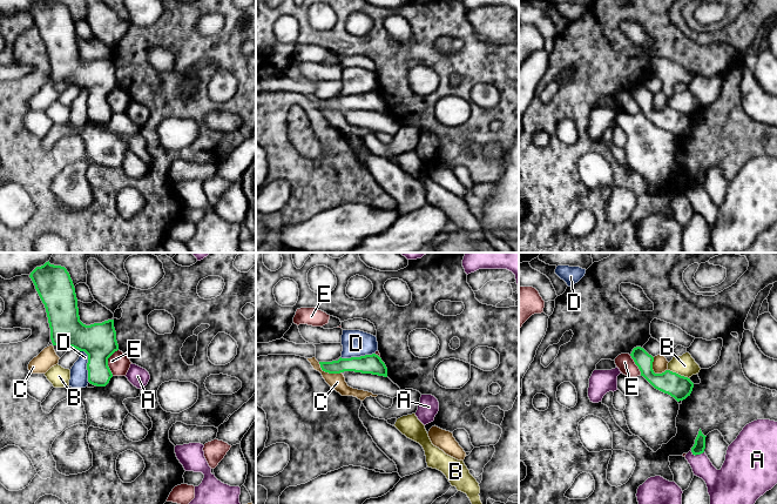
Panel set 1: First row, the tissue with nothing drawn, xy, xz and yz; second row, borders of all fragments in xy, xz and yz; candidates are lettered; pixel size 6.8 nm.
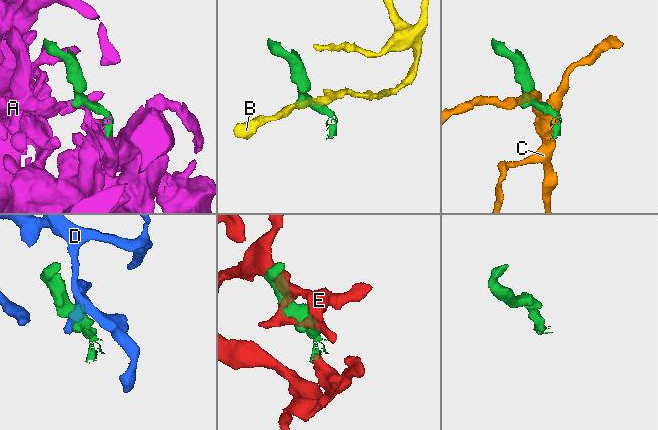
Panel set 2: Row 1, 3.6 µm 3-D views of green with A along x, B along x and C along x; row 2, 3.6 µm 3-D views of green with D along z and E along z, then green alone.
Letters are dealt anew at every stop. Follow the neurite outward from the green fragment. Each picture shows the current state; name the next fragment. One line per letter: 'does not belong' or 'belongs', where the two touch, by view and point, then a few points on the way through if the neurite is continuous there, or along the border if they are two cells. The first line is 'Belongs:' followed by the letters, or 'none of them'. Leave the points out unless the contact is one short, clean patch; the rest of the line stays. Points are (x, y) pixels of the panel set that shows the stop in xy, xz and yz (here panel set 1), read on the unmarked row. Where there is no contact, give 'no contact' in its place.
Belongs: E
A: does not belong | yz (697, 190)
B: does not belong | yz (677, 111) | along yz (668, 106), (688, 115)
C: does not belong | yz (653, 108)
D: does not belong | xy (87, 102) | along xy (80, 87), (87, 92), (87, 116), (89, 119)
E: belongs | xy (107, 99)

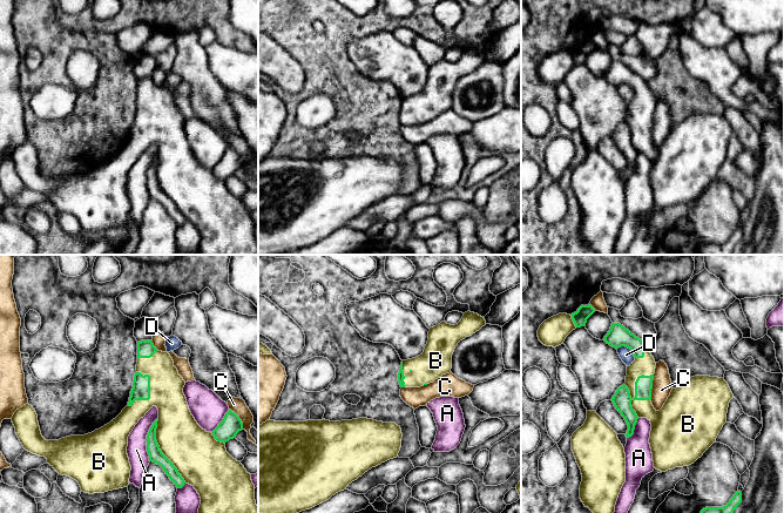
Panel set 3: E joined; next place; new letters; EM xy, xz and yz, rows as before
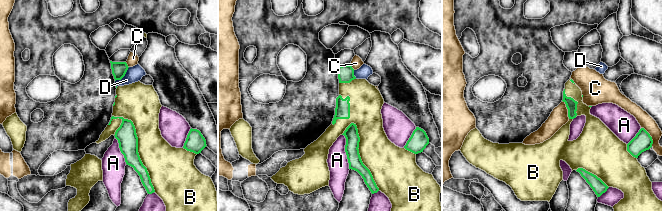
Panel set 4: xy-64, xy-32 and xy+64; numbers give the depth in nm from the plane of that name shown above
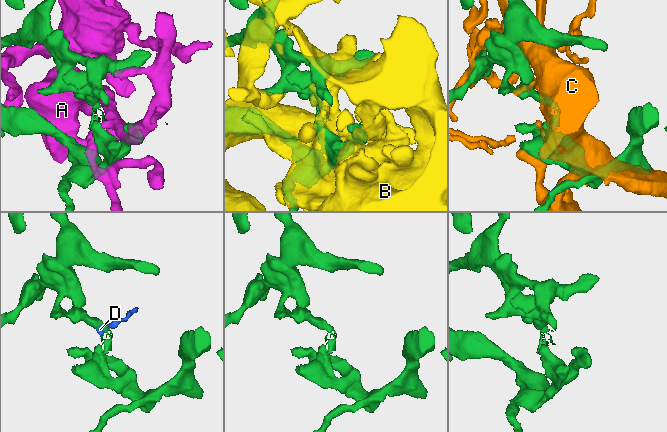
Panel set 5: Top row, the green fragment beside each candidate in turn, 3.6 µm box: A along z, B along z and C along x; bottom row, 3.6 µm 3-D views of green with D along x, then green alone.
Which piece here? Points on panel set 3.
Belongs: none of them
A: does not belong | xy (146, 176)
B: does not belong | yz (635, 127)
C: does not belong | yz (651, 125)
D: does not belong | yz (627, 83) | along yz (616, 85), (628, 85), (635, 94)

